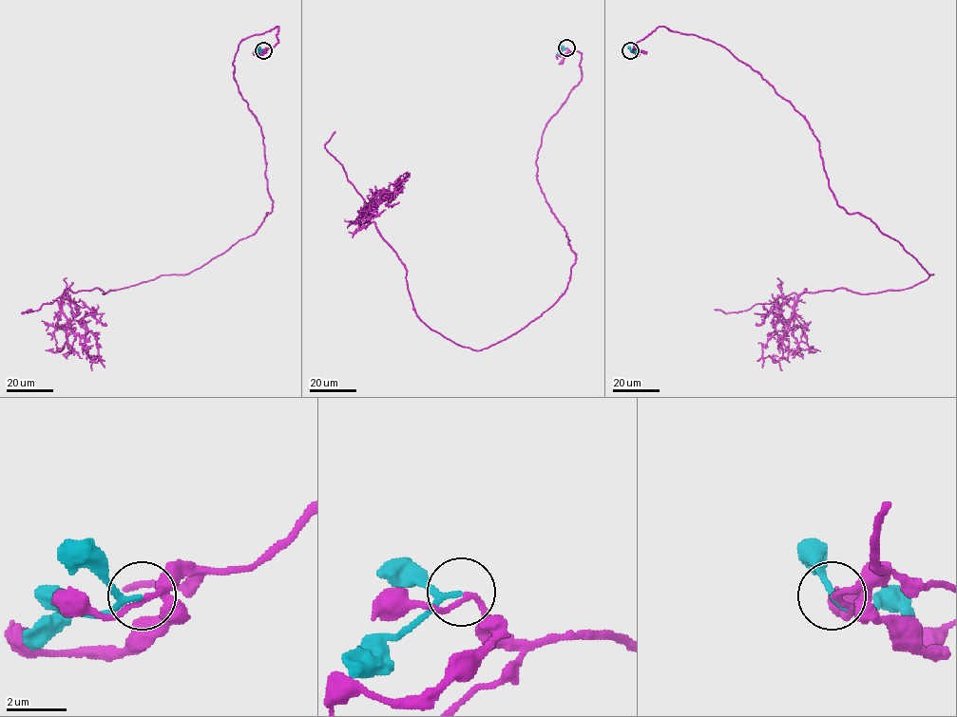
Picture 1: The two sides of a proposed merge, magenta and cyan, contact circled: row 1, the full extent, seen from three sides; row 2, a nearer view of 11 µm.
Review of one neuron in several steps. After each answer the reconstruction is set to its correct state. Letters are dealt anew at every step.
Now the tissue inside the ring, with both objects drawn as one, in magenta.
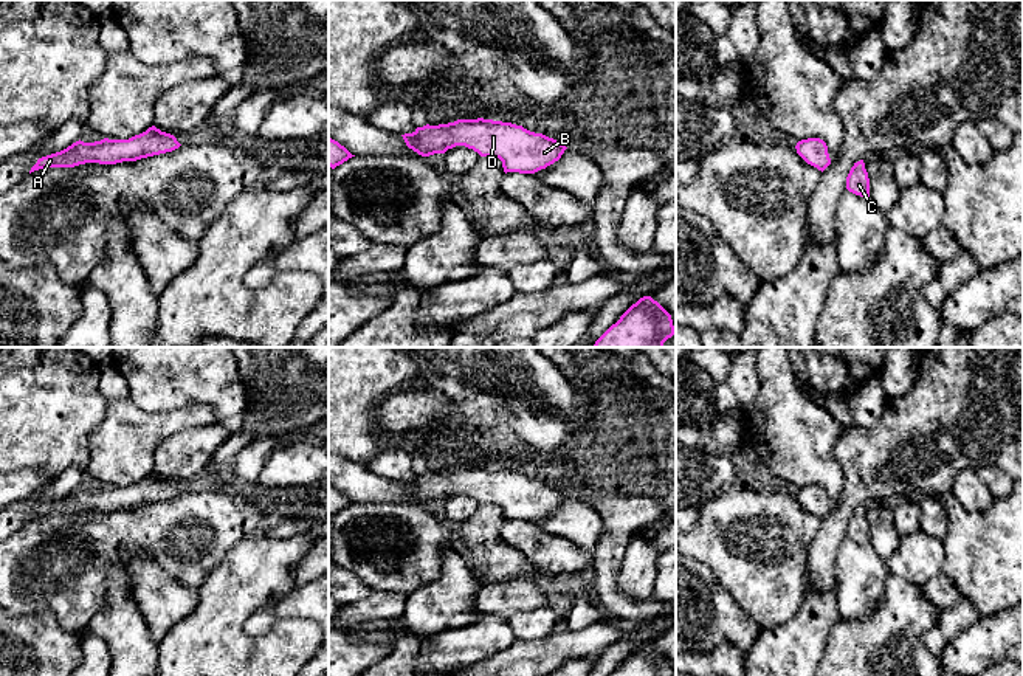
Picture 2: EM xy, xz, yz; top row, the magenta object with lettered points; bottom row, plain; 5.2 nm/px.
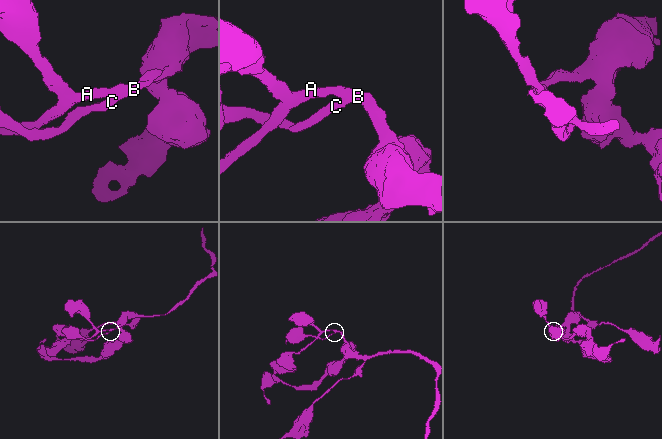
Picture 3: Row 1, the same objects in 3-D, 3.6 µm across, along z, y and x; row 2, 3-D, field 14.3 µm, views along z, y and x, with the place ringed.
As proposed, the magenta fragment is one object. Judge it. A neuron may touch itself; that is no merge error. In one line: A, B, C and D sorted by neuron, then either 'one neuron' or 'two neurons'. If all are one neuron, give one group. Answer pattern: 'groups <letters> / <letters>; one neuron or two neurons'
groups A B C D; one neuron

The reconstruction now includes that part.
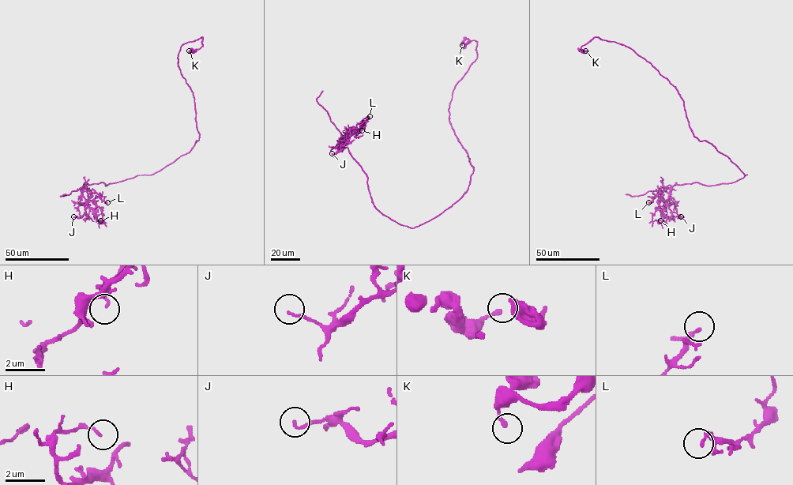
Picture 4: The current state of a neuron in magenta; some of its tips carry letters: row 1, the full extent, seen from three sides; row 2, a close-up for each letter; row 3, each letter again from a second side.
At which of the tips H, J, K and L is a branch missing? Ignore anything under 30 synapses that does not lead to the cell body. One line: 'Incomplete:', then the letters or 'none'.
Incomplete: none

